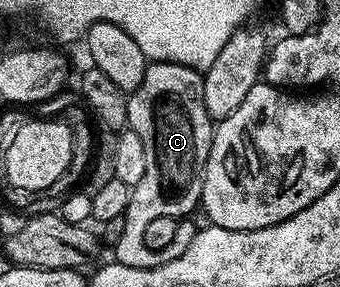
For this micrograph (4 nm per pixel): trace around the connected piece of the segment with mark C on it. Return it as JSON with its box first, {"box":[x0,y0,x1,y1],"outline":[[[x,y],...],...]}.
{"box":[115,62,215,269],"outline":[[[150,62],[143,81],[128,96],[128,126],[140,130],[143,149],[147,149],[147,173],[143,173],[143,181],[137,183],[136,195],[130,198],[125,211],[123,237],[115,246],[116,262],[147,269],[149,250],[141,247],[141,241],[149,222],[155,221],[155,217],[177,219],[198,210],[215,130],[214,120],[209,118],[203,105],[204,84],[202,72],[192,67]]]}

